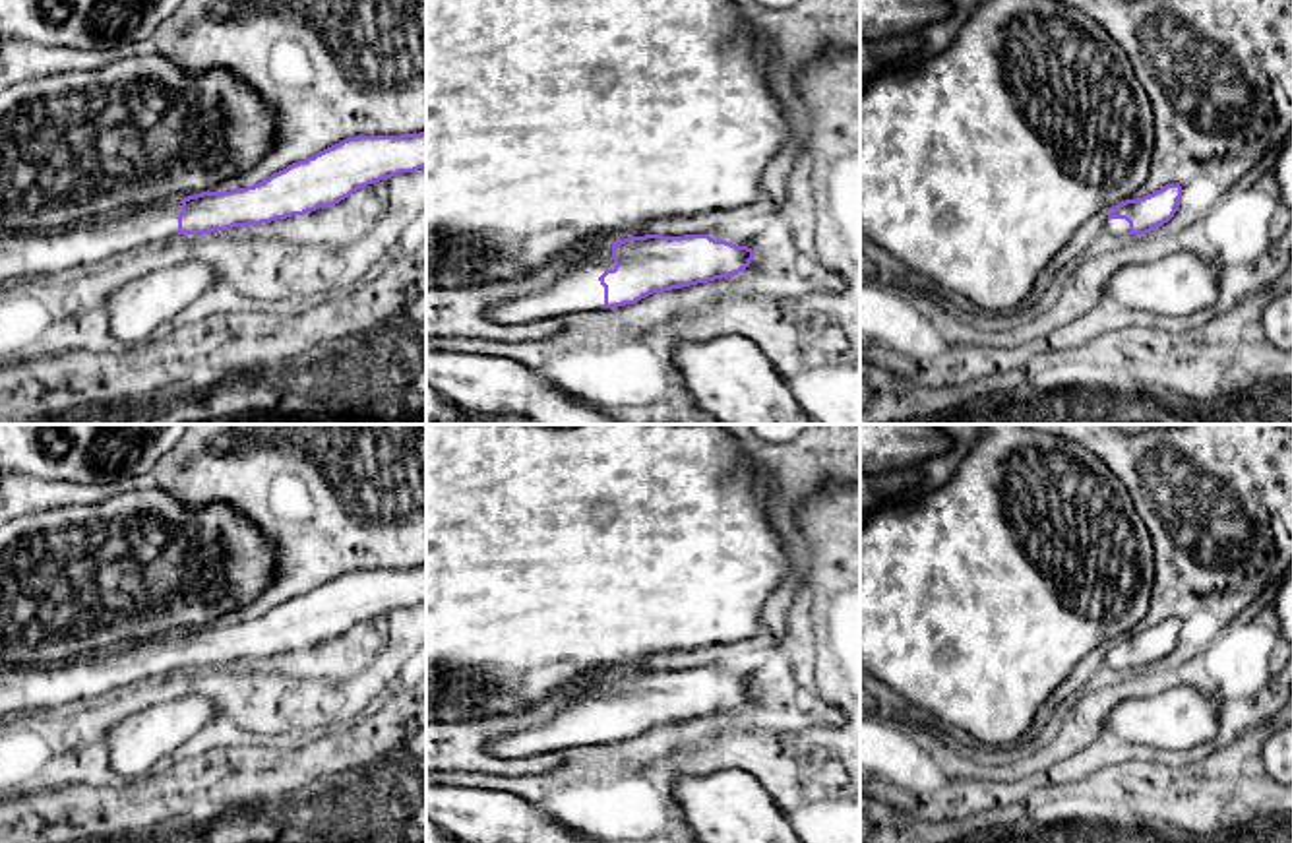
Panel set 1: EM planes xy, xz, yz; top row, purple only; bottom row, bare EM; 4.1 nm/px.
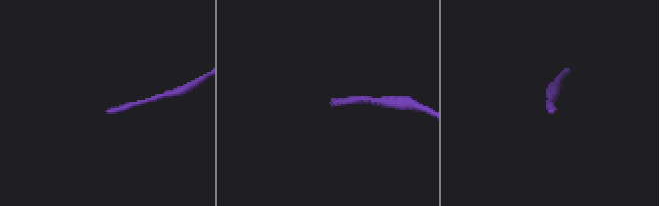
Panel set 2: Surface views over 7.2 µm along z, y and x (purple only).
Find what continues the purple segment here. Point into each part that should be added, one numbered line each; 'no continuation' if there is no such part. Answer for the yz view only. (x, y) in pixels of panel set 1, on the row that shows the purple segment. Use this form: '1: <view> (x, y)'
1: yz (1120, 227)

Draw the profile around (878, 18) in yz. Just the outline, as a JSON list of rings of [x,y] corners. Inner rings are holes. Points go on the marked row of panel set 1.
[[[860,0],[860,37],[908,35],[945,19],[951,12],[949,0]]]

